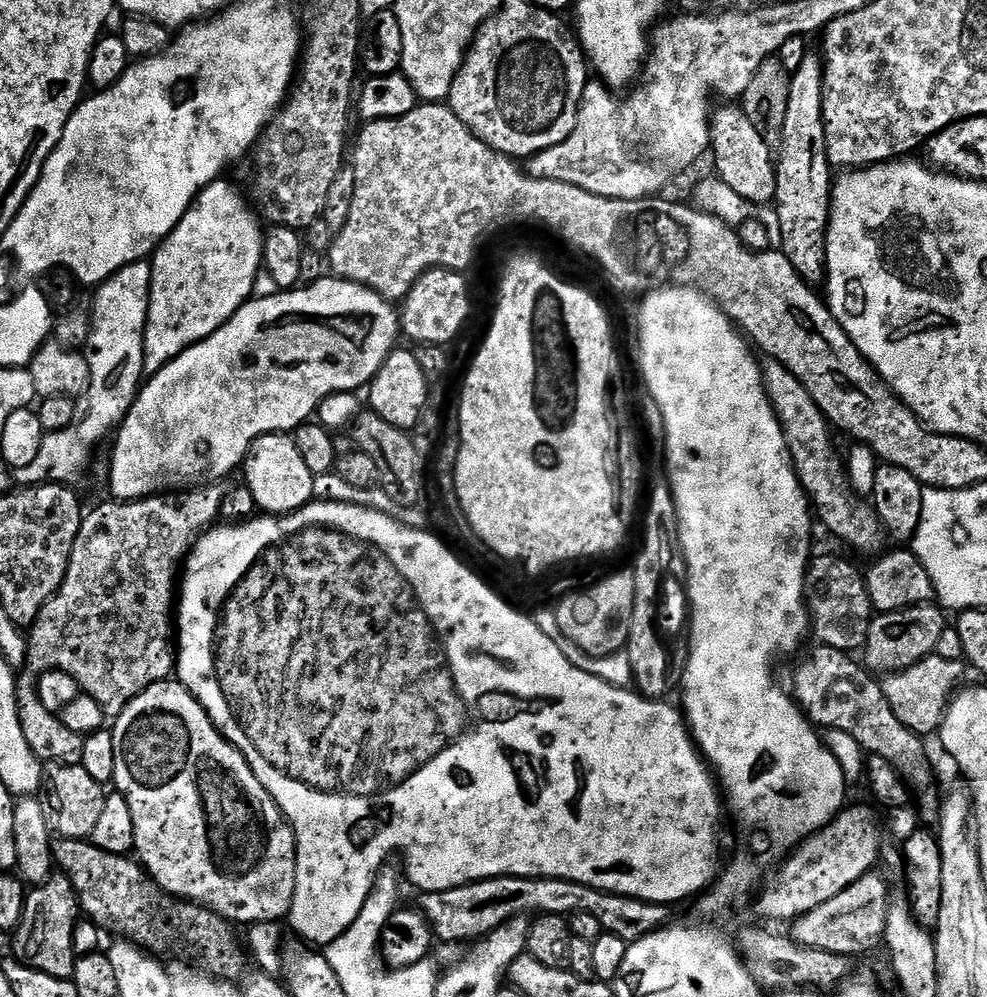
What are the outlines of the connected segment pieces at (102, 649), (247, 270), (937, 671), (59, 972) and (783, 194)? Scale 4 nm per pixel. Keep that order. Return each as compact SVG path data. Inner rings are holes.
M200 488L197 492L188 492L185 496L178 497L177 500L167 500L168 498L169 497L164 494L153 494L144 497L143 500L126 500L123 502L111 502L112 504L100 504L89 516L87 513L87 515L81 519L80 532L72 540L72 549L70 550L70 558L66 566L64 581L60 589L42 606L40 613L30 625L30 631L32 631L32 633L30 633L29 636L27 633L26 636L26 656L28 652L28 664L30 667L36 668L35 671L37 673L50 672L51 669L48 667L48 664L55 664L57 672L70 674L77 682L80 682L83 681L83 676L86 675L91 668L100 667L100 672L104 675L100 680L101 689L91 689L90 694L96 701L102 701L105 705L116 704L115 706L123 705L144 688L149 688L152 684L156 684L160 680L169 679L169 677L173 675L174 658L172 662L172 648L170 645L166 644L166 630L168 623L172 620L172 616L174 620L173 594L178 588L178 565L187 557L192 545L196 543L201 533L213 527L214 521L212 521L212 519L220 512L220 503L224 500L224 492L220 488ZM152 571L156 572L161 582L164 583L160 588L160 594L163 598L158 598L157 590L152 588Z
M217 178L200 189L195 200L192 201L187 214L176 223L176 229L165 236L162 243L155 249L156 257L150 260L152 270L152 282L148 286L148 318L144 322L144 366L145 369L152 370L157 366L163 366L168 363L174 356L180 355L187 347L197 344L210 333L216 331L221 324L231 317L239 308L244 305L244 301L253 295L256 284L256 274L262 268L262 255L264 252L264 236L262 228L256 225L257 217L254 215L253 209L244 205L244 200L224 181L224 178Z
M933 654L927 656L925 660L915 661L909 668L903 668L901 672L885 675L882 687L886 702L894 712L894 718L898 718L902 726L906 726L921 738L928 738L931 732L933 735L940 727L948 701L961 683L959 680L964 676L963 667L965 668L965 665L959 660L947 660Z
M56 874L37 884L27 893L28 905L22 910L20 925L14 930L16 941L12 948L15 959L27 968L50 974L59 980L72 980L78 959L72 949L72 936L82 916L80 901L76 899L67 879Z
M808 54L800 66L790 76L788 86L788 105L782 117L784 129L780 132L780 153L774 156L776 173L776 228L780 231L779 251L790 262L800 279L808 286L816 286L826 276L826 233L830 211L830 188L824 185L824 176L819 172L816 161L816 144L824 139L824 116L821 115L822 98L826 85L823 81L822 60L819 55Z

